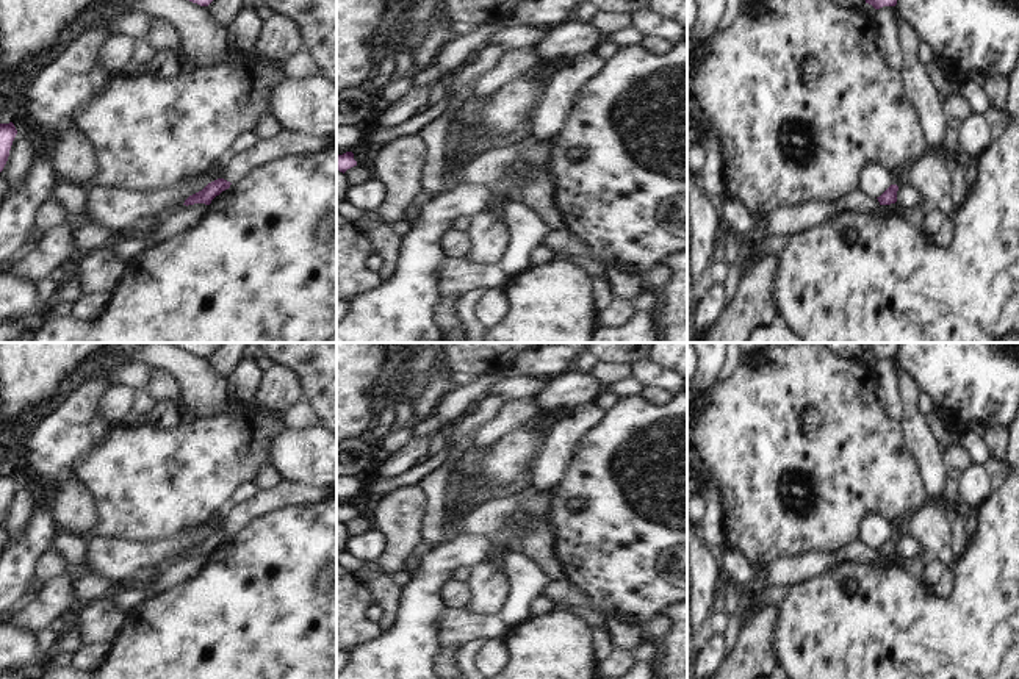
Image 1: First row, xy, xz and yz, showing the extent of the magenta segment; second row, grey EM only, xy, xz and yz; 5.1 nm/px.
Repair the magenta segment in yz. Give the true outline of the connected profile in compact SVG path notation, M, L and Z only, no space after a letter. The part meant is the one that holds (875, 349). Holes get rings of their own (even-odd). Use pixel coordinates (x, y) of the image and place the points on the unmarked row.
M861 343L866 354L872 355L875 360L883 357L895 357L902 343Z

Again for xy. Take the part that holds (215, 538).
M218 529L211 534L208 534L202 541L189 546L183 555L194 555L194 554L205 554L210 555L211 551L219 546L222 541L230 538L230 532L224 530L224 529Z

